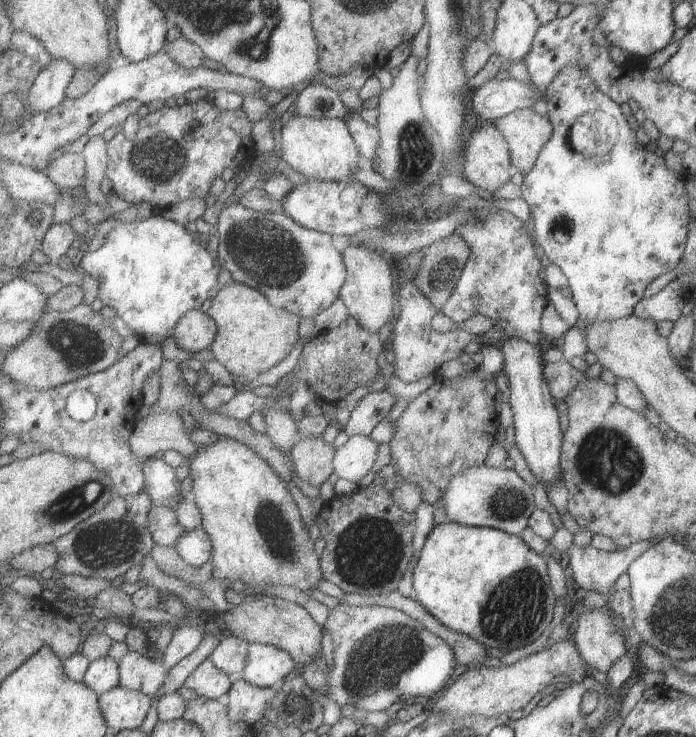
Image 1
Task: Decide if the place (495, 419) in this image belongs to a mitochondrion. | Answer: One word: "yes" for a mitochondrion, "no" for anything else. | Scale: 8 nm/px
no

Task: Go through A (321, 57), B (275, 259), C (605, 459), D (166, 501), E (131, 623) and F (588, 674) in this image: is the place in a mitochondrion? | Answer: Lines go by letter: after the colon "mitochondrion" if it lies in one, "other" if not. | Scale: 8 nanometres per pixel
A: other
B: mitochondrion
C: mitochondrion
D: other
E: other
F: other

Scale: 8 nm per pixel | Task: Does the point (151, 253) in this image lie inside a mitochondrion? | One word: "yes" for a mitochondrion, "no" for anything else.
yes

